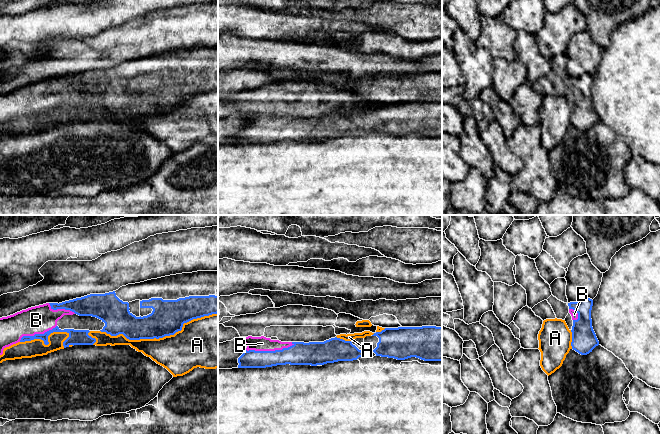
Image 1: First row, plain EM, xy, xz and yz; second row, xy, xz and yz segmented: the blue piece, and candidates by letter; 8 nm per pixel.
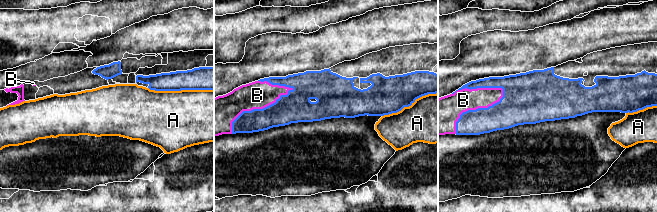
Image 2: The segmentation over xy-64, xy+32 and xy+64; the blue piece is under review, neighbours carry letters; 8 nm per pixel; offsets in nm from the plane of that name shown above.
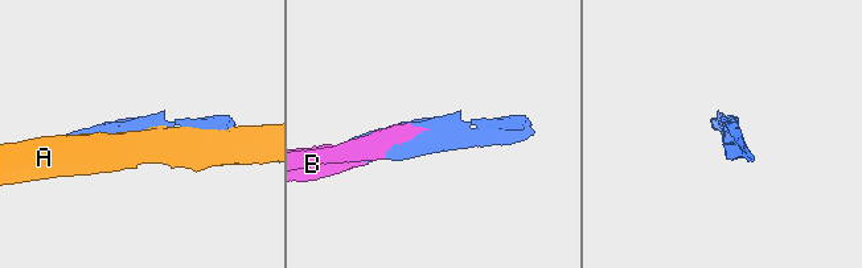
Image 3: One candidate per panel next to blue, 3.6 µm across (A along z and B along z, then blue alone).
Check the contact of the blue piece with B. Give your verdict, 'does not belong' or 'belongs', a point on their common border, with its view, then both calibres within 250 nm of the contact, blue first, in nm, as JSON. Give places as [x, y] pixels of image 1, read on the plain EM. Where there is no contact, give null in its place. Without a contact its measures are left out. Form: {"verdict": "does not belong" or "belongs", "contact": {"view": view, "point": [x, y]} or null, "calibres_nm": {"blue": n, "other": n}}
{"verdict": "belongs", "contact": {"view": "xz", "point": [270, 127]}, "calibres_nm": {"blue": 180, "other": 120}}

